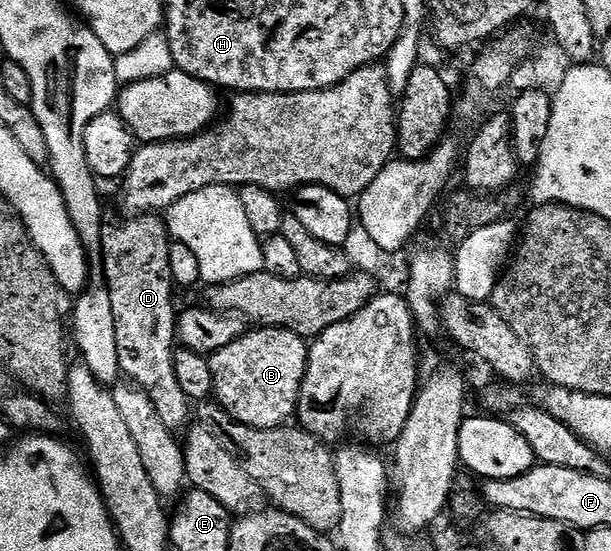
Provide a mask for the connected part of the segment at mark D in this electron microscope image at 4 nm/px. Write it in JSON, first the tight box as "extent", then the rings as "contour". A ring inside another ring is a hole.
{"extent":[102,213,191,432],"contour":[[[156,213],[138,214],[126,217],[124,220],[126,222],[117,222],[114,226],[105,224],[102,228],[105,278],[111,296],[111,312],[115,316],[115,344],[119,348],[121,374],[129,377],[126,379],[132,385],[145,391],[151,404],[155,404],[155,412],[159,412],[159,420],[163,424],[167,424],[169,430],[181,432],[190,425],[191,403],[187,392],[183,392],[183,388],[179,388],[173,359],[173,351],[179,342],[177,336],[179,310],[178,307],[173,307],[175,283],[171,276],[171,260],[169,259],[171,231],[166,228],[164,217],[158,216]]]}

